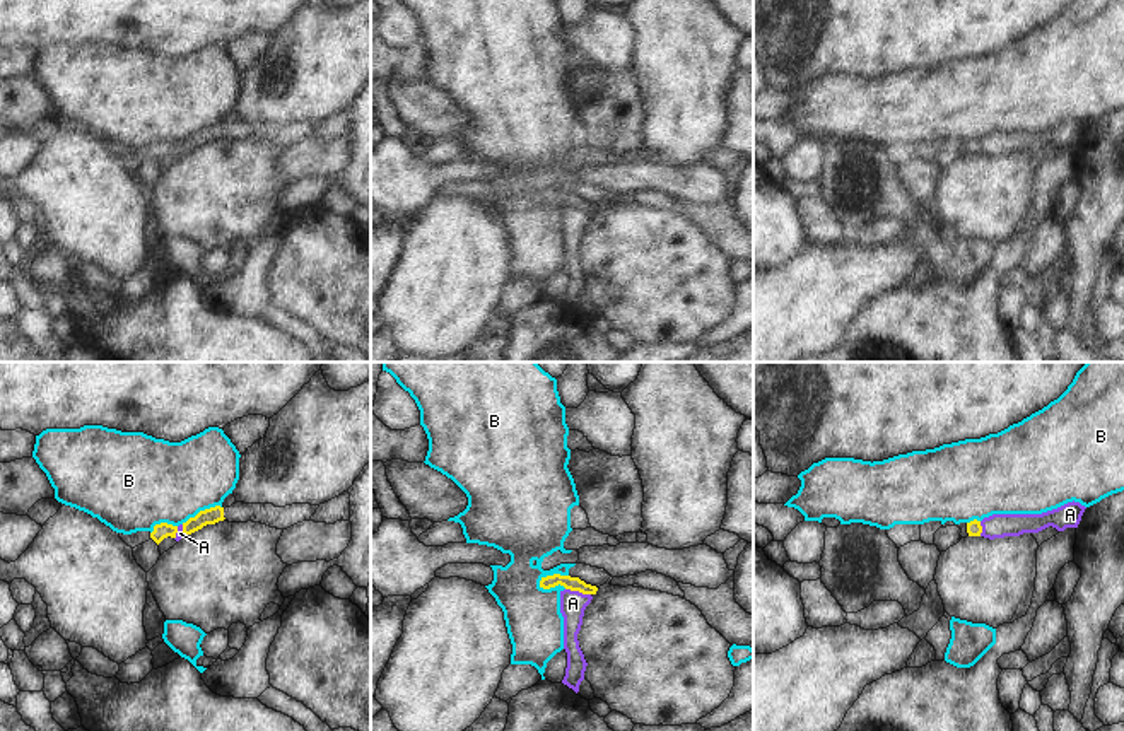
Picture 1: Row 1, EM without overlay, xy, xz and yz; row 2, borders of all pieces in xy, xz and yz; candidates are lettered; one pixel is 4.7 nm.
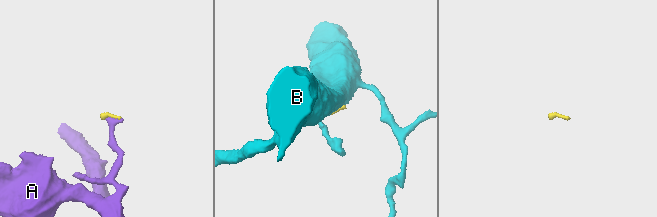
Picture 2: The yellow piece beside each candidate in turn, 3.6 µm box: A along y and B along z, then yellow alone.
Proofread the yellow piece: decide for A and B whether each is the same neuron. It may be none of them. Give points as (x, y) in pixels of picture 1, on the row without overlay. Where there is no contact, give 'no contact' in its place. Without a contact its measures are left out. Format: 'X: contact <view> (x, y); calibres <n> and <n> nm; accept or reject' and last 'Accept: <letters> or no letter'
A: contact xz (578, 207); calibres 60 and 130 nm; reject
B: contact xz (550, 193); calibres 60 and 320 nm; reject
Accept: no letter

